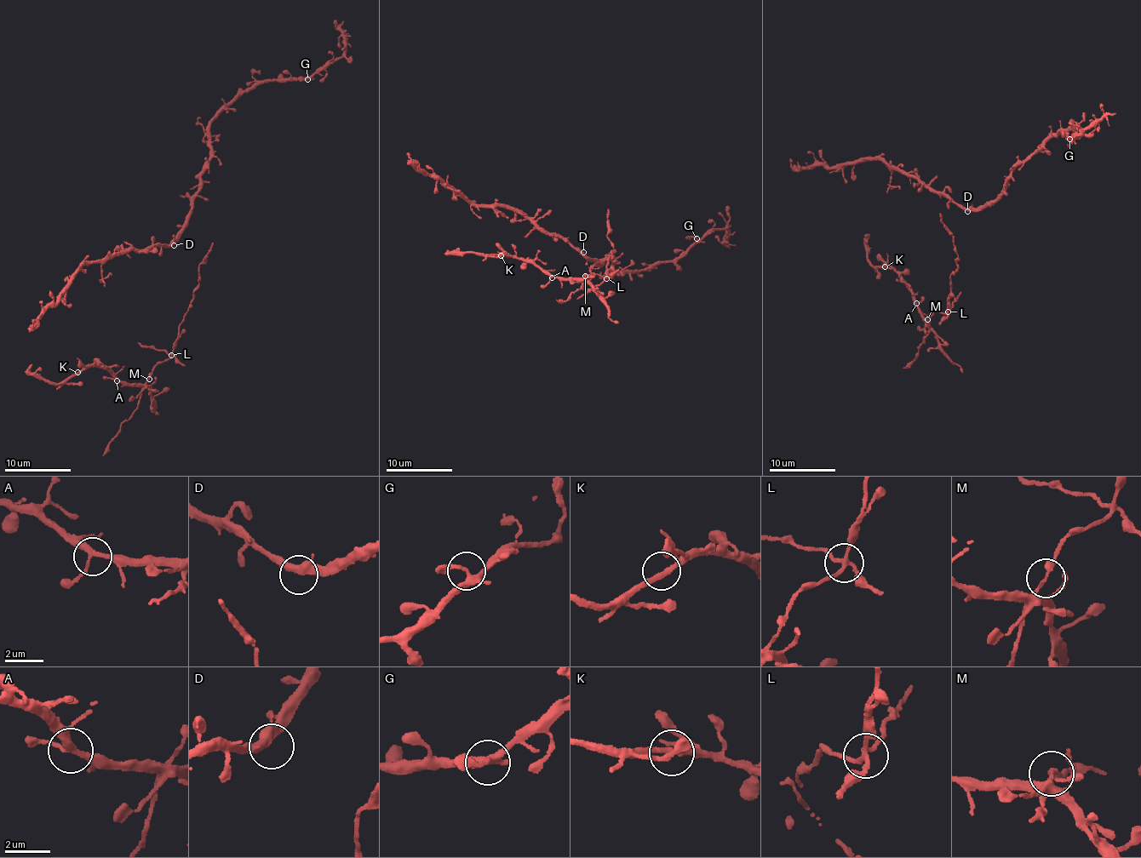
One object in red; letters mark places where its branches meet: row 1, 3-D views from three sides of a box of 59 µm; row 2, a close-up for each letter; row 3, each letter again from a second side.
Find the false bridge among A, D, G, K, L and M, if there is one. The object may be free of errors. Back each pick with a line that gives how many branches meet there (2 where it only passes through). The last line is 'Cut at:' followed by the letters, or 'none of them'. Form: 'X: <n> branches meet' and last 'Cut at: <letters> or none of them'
L: 4 branches meet
Cut at: L

